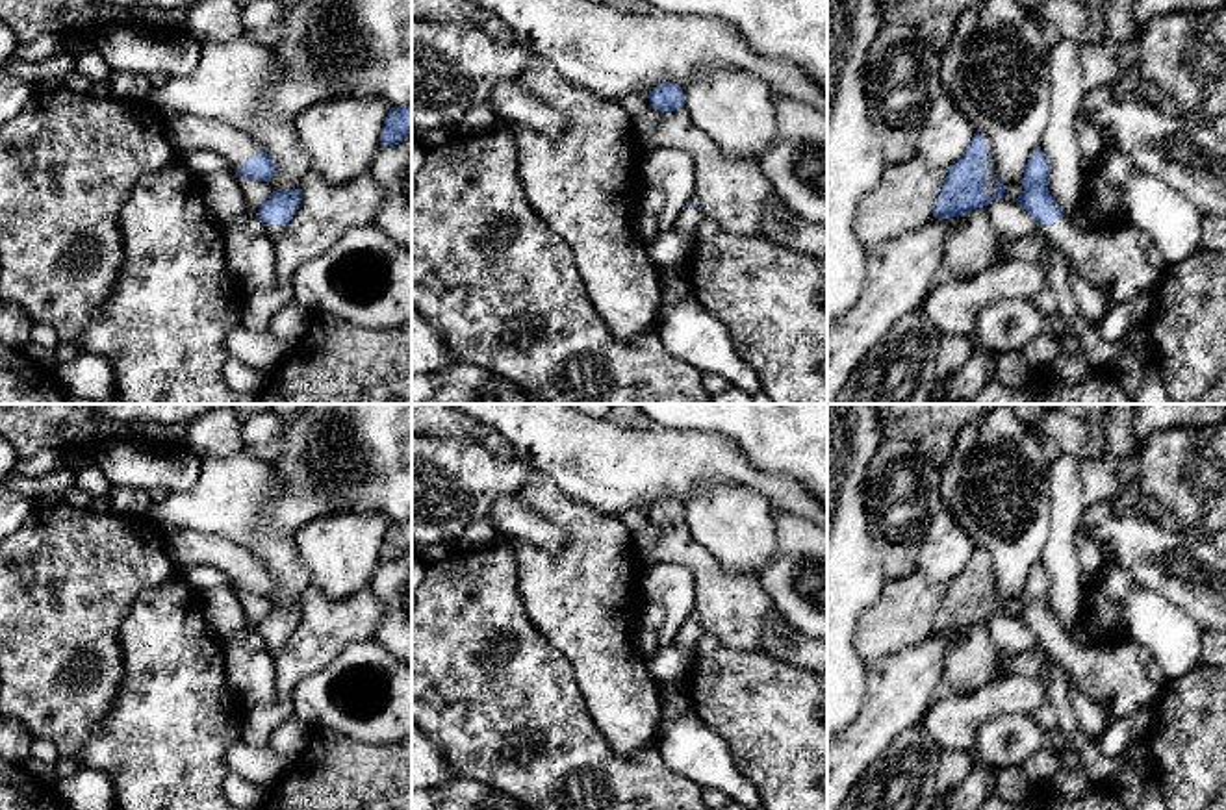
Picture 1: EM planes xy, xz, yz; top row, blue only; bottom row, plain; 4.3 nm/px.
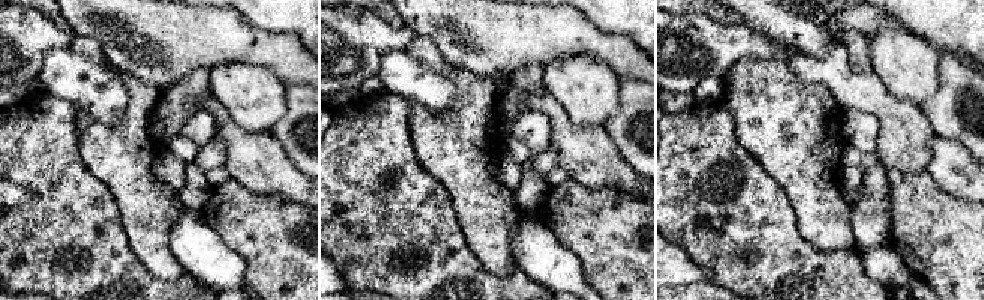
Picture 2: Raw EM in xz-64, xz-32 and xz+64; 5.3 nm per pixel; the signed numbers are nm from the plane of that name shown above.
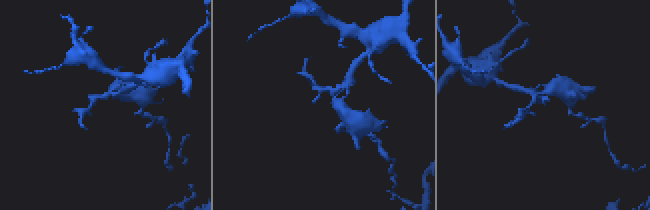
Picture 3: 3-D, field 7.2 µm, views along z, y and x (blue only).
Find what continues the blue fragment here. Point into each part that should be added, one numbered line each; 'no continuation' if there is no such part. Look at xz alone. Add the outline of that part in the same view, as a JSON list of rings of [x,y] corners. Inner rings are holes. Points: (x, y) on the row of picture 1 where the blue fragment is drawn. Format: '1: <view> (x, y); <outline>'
1: xz (689, 217); [[[684,206],[673,222],[673,230],[688,241],[688,250],[692,243],[696,241],[694,234],[696,234],[697,224],[703,219],[705,215],[699,209],[696,209],[694,206]]]

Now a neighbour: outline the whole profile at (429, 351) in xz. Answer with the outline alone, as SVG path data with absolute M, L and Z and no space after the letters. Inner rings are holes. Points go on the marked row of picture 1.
M412 308L412 374L432 374L453 363L441 332Z

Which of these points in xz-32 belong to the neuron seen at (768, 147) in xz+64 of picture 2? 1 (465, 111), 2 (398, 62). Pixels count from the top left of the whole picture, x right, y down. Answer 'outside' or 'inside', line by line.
1: inside
2: outside

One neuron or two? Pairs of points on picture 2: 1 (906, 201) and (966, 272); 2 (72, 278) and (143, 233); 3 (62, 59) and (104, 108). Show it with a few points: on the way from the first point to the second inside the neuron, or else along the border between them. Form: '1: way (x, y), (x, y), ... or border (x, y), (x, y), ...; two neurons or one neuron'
1: way (924, 219), (953, 254); one neuron
2: border (117, 209), (128, 245), (149, 272); two neurons
3: way (69, 71), (95, 96); one neuron

